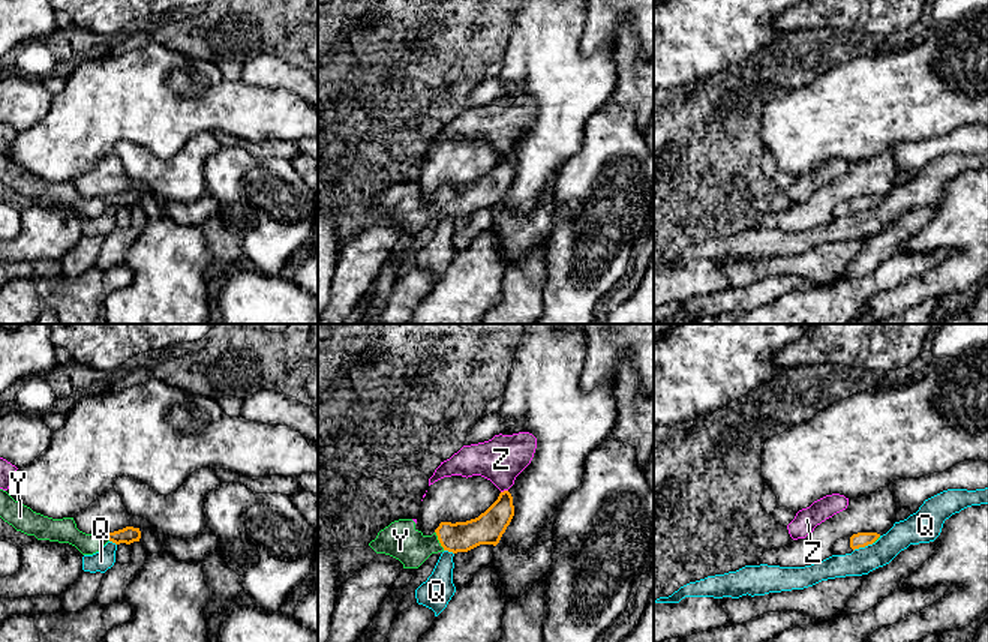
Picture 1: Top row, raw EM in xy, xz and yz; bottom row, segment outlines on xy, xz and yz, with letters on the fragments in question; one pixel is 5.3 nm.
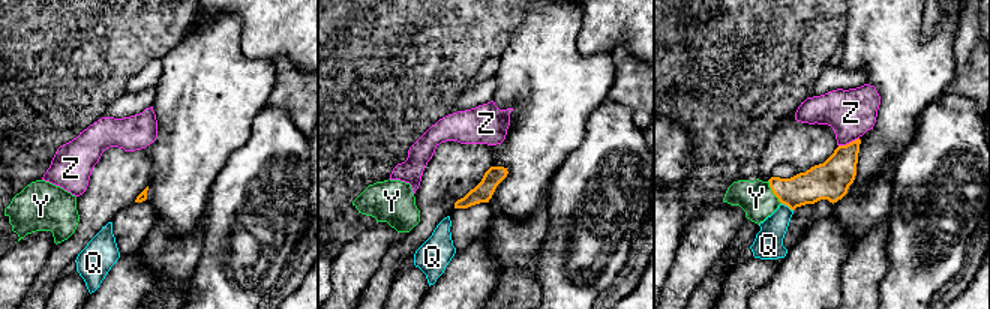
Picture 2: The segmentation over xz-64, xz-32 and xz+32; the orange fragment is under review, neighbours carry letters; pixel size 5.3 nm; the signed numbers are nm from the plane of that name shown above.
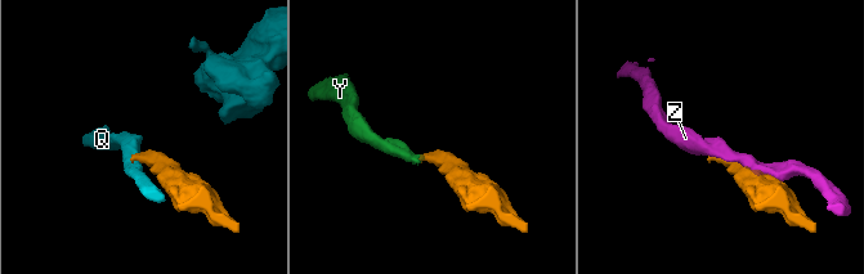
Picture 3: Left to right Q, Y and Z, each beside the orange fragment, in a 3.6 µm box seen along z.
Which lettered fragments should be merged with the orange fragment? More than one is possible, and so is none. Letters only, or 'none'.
Y

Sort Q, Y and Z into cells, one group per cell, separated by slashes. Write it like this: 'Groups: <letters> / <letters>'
Groups: Q / Y / Z

